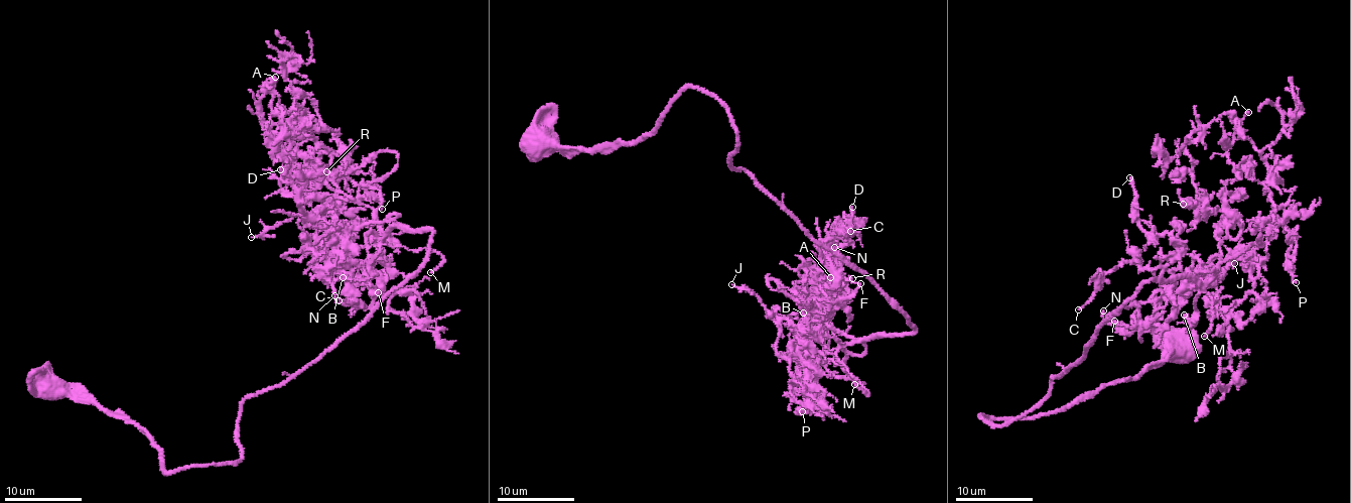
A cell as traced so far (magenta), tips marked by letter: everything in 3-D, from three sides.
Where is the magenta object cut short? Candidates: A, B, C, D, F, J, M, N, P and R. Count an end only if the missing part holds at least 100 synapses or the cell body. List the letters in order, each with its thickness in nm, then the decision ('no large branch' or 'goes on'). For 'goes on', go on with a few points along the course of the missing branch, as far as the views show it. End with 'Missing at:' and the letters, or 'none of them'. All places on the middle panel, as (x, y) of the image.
A: 140 nm thick; no large branch
B: 150 nm thick; no large branch
C: 140 nm thick; no large branch
D: 280 nm thick; no large branch
F: 170 nm thick; no large branch
J: 140 nm thick; no large branch
M: 190 nm thick; goes on; missing branch runs (854, 384), (829, 370), (822, 327), (841, 325), (820, 309), (821, 321), (836, 307), (874, 336)
N: 110 nm thick; no large branch
P: 200 nm thick; no large branch
R: 170 nm thick; no large branch
Missing at: M

